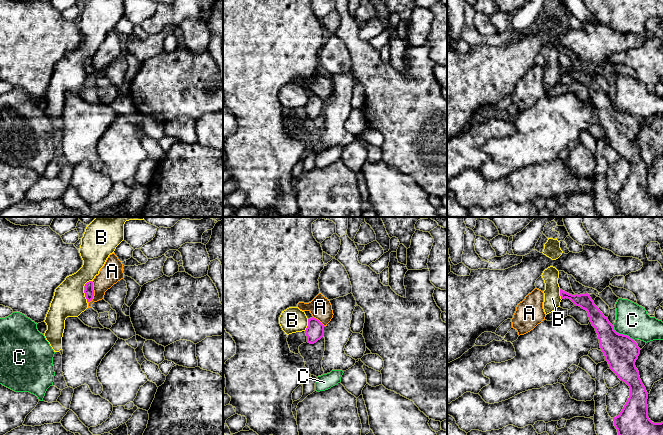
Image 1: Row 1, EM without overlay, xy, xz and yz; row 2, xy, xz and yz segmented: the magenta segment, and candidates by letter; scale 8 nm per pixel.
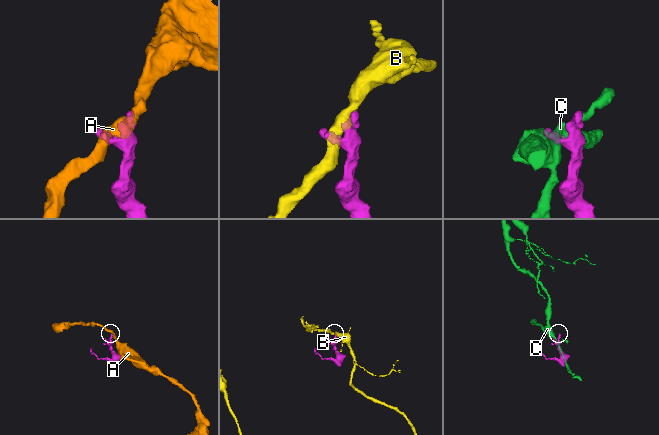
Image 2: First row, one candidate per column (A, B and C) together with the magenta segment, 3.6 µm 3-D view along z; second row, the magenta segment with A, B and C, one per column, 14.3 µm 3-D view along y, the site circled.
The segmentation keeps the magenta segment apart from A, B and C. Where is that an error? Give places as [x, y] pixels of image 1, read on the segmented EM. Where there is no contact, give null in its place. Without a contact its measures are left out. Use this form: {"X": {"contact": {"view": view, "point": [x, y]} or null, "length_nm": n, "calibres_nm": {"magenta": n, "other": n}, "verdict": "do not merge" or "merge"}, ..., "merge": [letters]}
{"A": {"contact": {"view": "xy", "point": [93, 292]}, "length_nm": 180, "calibres_nm": {"magenta": 80, "other": 170}, "verdict": "do not merge"}, "B": {"contact": {"view": "xy", "point": [85, 296]}, "length_nm": 100, "calibres_nm": {"magenta": 80, "other": 260}, "verdict": "do not merge"}, "C": {"contact": {"view": "yz", "point": [622, 334]}, "length_nm": 220, "calibres_nm": {"magenta": 280, "other": 260}, "verdict": "do not merge"}, "merge": []}

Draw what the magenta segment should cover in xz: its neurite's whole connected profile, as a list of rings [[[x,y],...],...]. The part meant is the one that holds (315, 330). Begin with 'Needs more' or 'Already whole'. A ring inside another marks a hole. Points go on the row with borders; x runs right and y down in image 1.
Needs more. [[[304,311],[308,318],[308,326],[305,330],[307,342],[310,344],[316,343],[324,336],[324,325],[312,316],[310,311]]]

